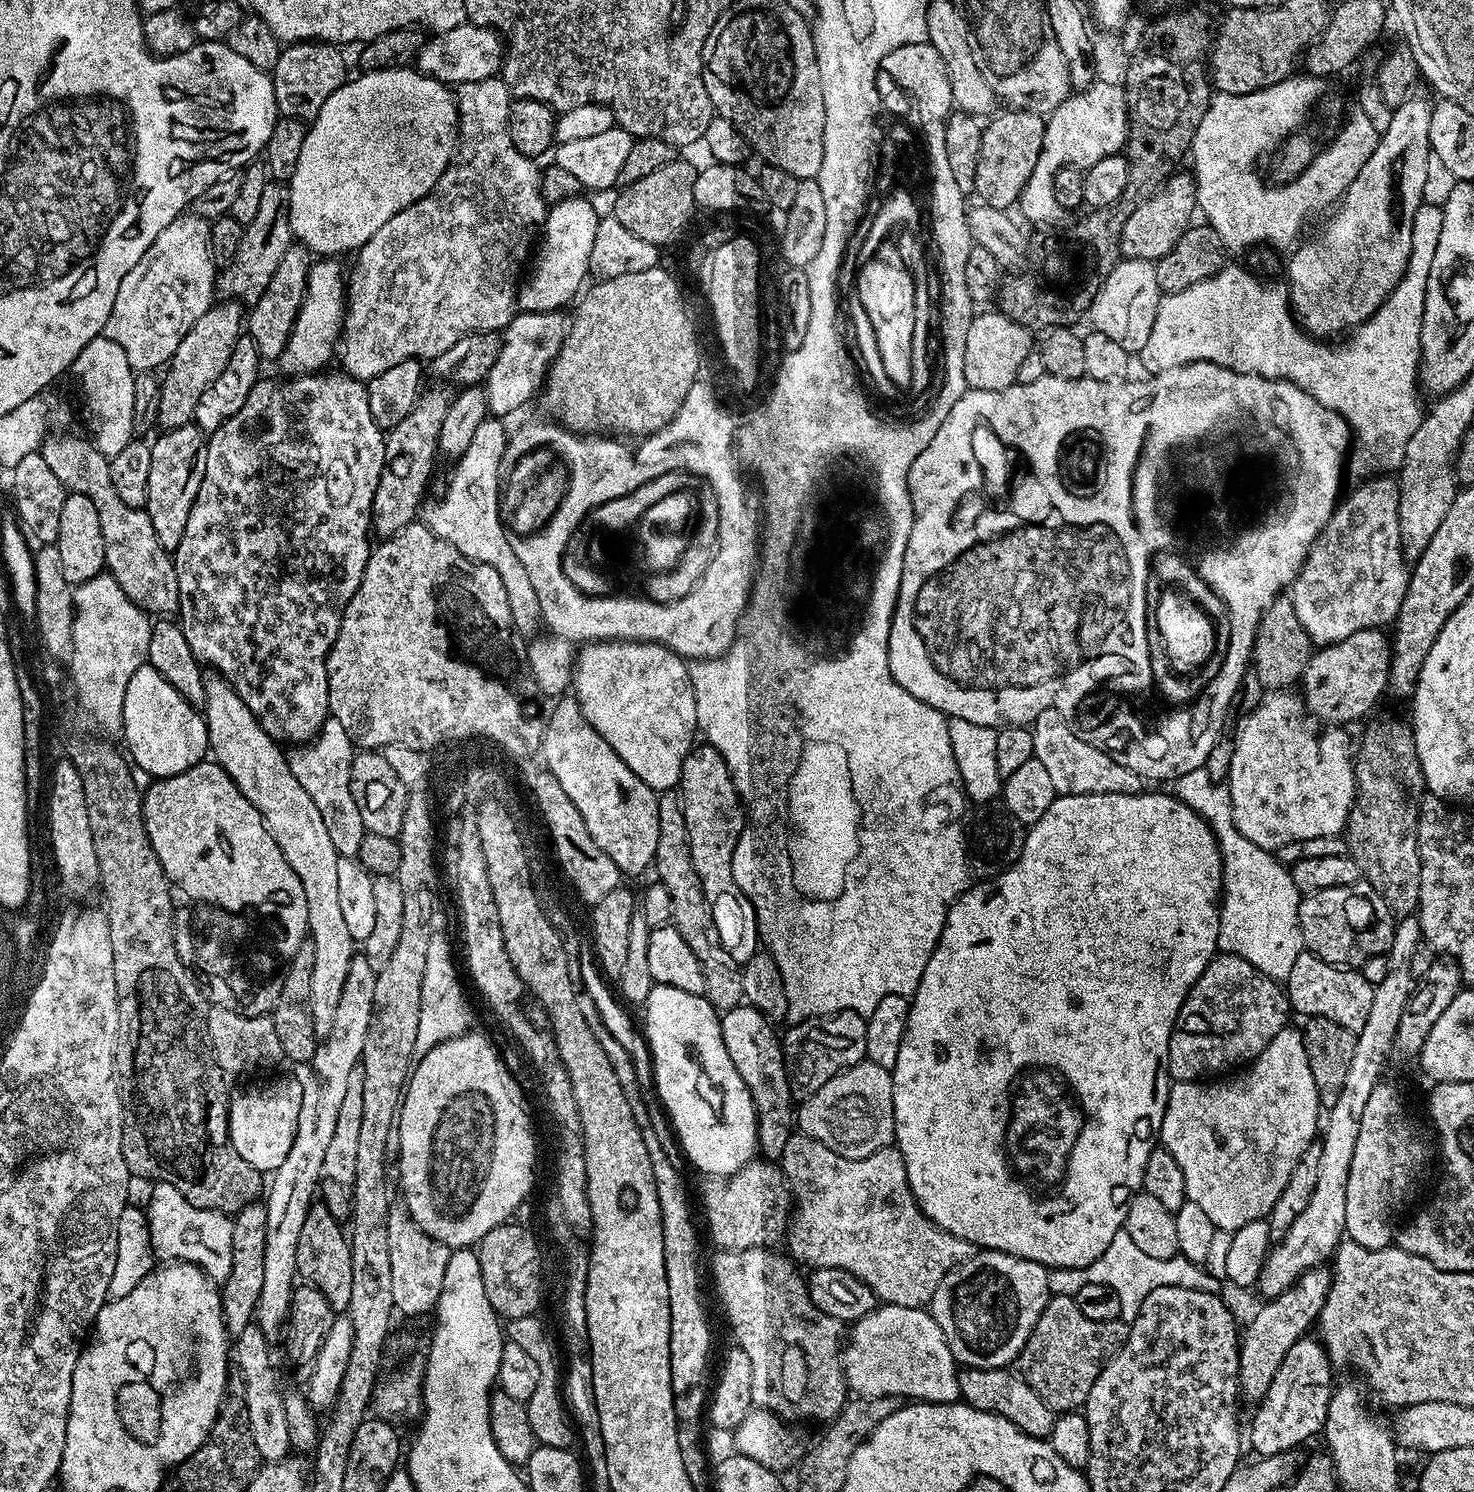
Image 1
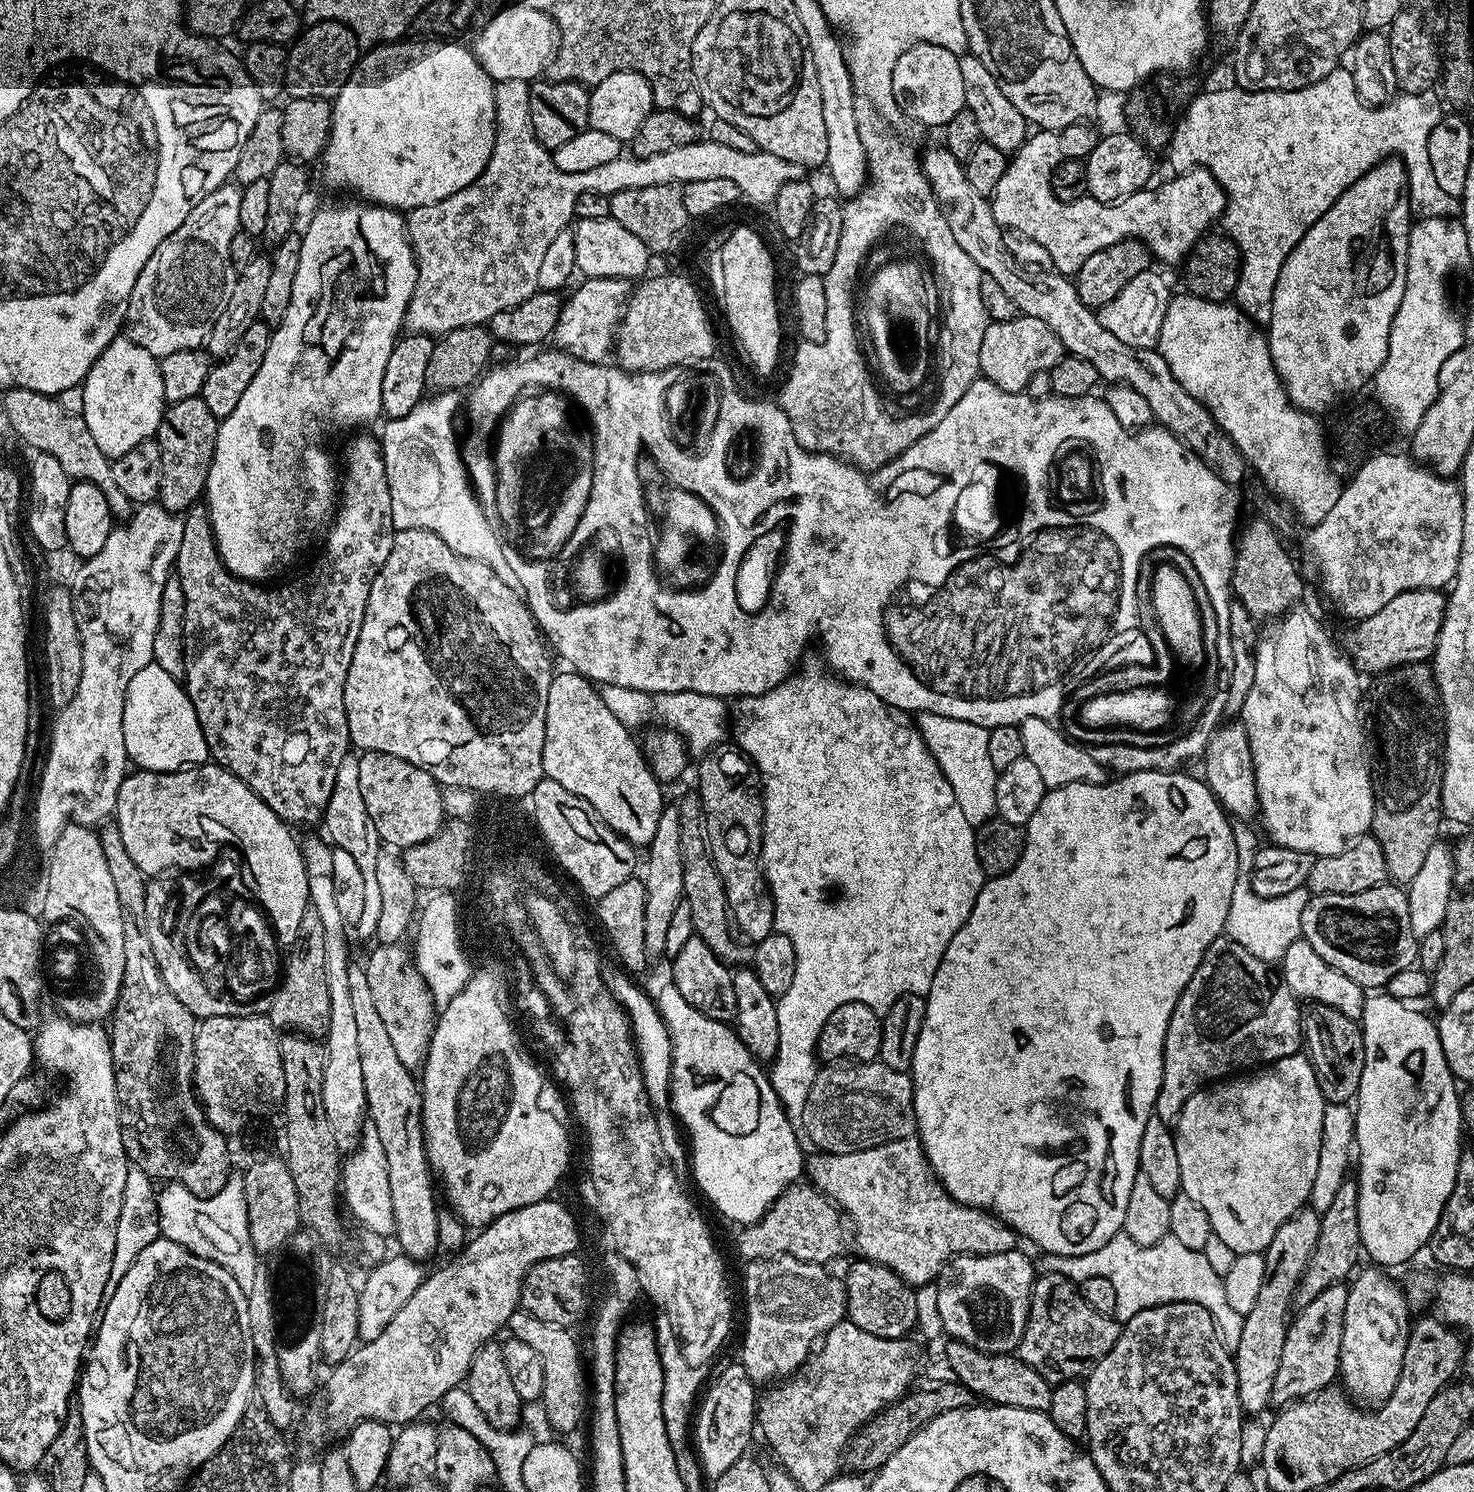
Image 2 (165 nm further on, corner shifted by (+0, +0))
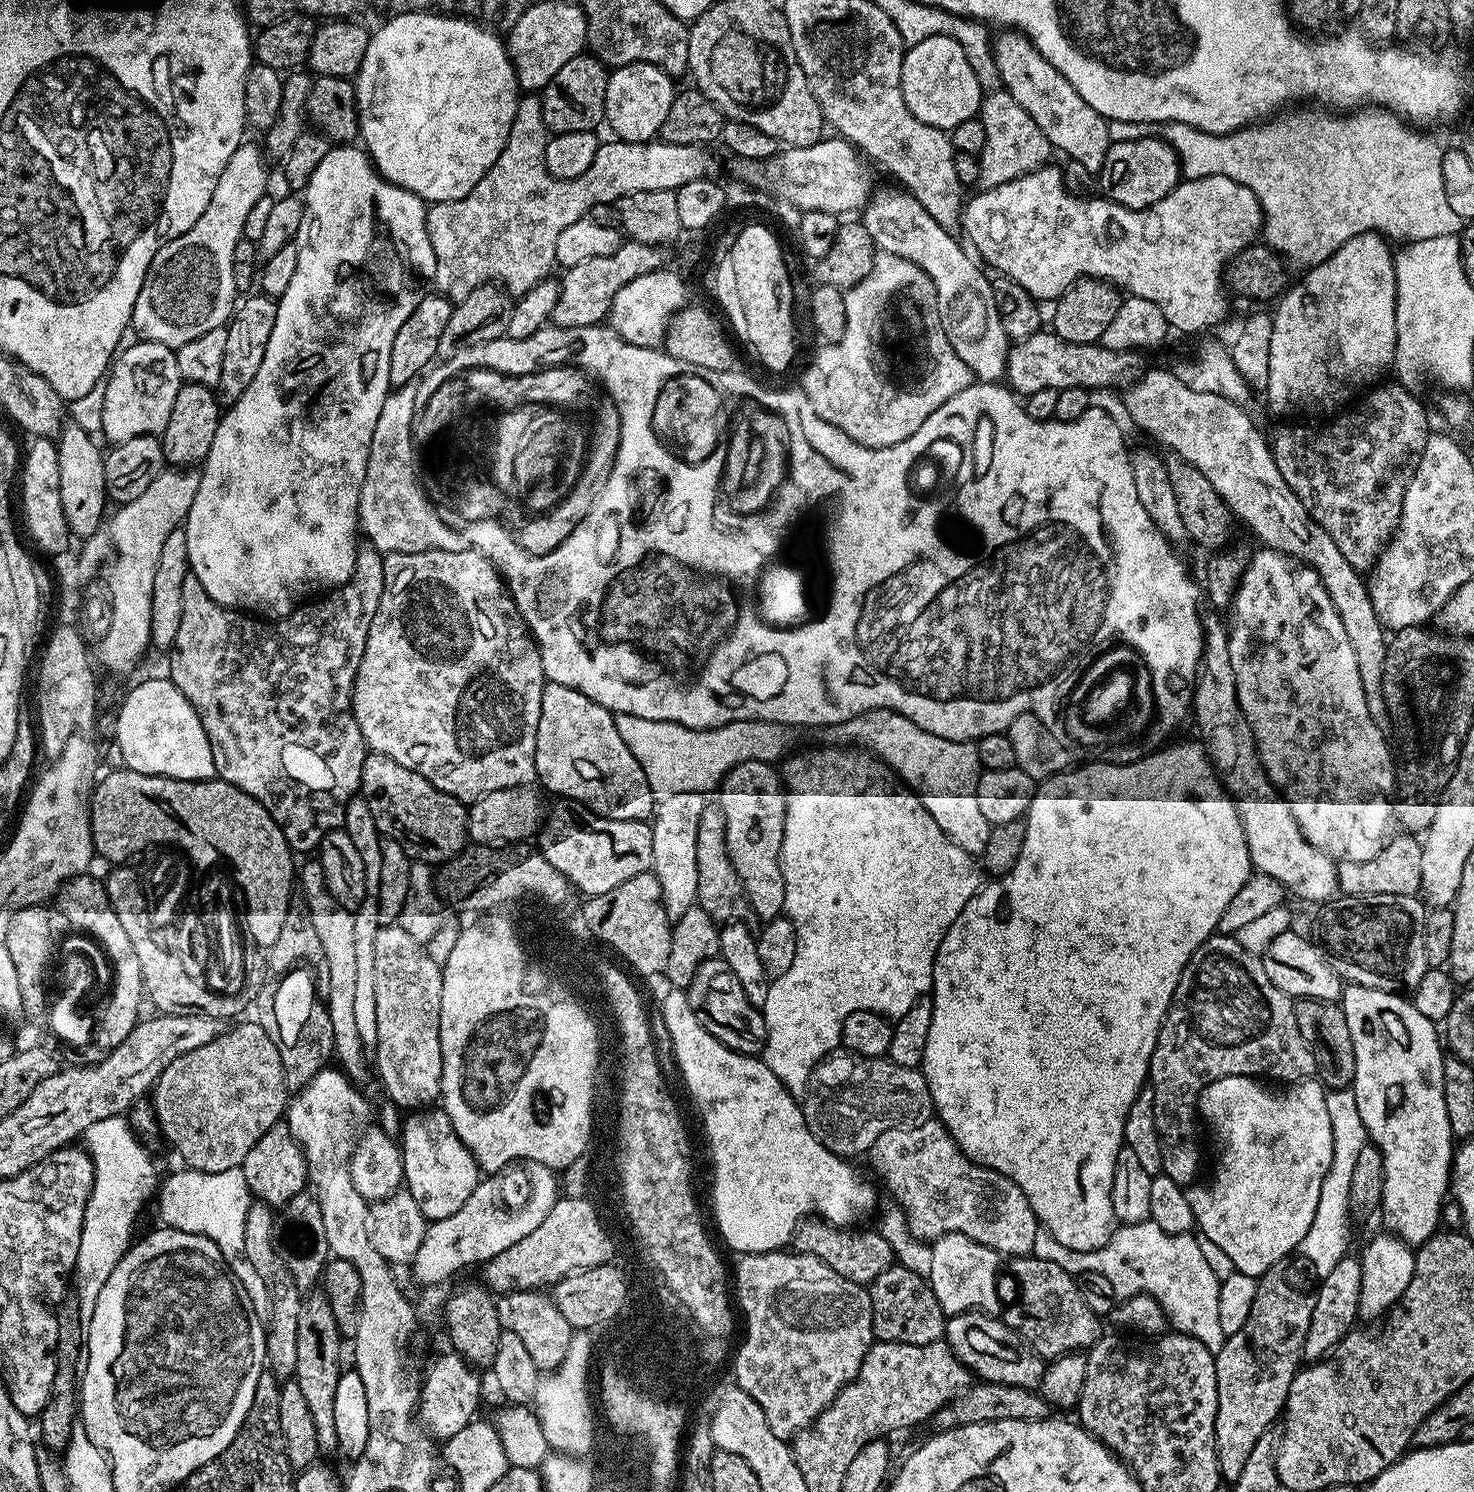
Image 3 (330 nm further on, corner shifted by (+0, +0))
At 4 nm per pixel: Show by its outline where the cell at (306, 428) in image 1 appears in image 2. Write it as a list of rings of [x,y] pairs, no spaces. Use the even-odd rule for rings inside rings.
[[[353,435],[348,445],[344,448],[344,464],[342,460],[342,483],[338,488],[338,507],[335,509],[334,515],[330,520],[330,527],[327,529],[328,537],[324,540],[324,552],[328,555],[328,560],[320,560],[312,568],[312,573],[305,580],[292,580],[289,584],[284,584],[281,588],[272,588],[276,586],[265,586],[260,582],[250,580],[237,580],[230,578],[230,573],[225,568],[224,563],[220,561],[220,552],[216,549],[216,539],[212,536],[212,526],[208,523],[208,509],[203,503],[197,502],[188,509],[183,517],[184,529],[182,530],[182,546],[178,546],[178,554],[176,555],[176,563],[174,565],[174,575],[182,582],[182,594],[186,594],[186,622],[184,623],[184,674],[183,679],[186,681],[186,691],[190,702],[194,706],[194,710],[198,714],[198,722],[202,726],[202,734],[206,738],[206,746],[208,747],[208,755],[220,767],[225,768],[230,774],[234,774],[241,780],[247,788],[254,790],[254,794],[258,794],[258,798],[262,798],[266,802],[266,806],[270,806],[270,810],[274,810],[274,814],[278,814],[284,819],[285,824],[289,826],[297,826],[296,824],[316,824],[319,825],[324,818],[324,807],[330,802],[332,791],[336,785],[338,778],[338,766],[342,766],[342,758],[346,758],[350,754],[350,741],[348,738],[348,723],[346,722],[346,706],[344,705],[344,687],[346,686],[346,674],[348,673],[349,657],[346,655],[346,645],[355,641],[357,634],[362,626],[362,618],[366,610],[366,602],[370,598],[370,586],[374,582],[374,578],[378,574],[378,570],[382,566],[382,562],[386,562],[386,558],[390,558],[390,546],[394,546],[394,529],[392,527],[392,511],[390,510],[390,486],[386,482],[386,466],[384,459],[380,453],[380,442],[375,435],[373,436],[356,436]]]

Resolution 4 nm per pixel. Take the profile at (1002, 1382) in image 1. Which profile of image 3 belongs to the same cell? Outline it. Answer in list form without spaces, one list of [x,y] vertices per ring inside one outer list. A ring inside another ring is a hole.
[[[963,1312],[948,1316],[944,1340],[954,1355],[962,1361],[973,1377],[984,1382],[1002,1382],[1006,1386],[1039,1389],[1046,1364],[1024,1343],[1021,1336],[1003,1319],[986,1312]]]

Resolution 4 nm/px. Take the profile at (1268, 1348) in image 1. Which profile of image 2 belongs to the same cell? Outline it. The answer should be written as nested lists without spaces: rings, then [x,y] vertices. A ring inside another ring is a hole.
[[[1346,1178],[1337,1194],[1334,1194],[1329,1209],[1322,1213],[1317,1245],[1296,1288],[1293,1305],[1297,1309],[1309,1305],[1326,1287],[1343,1283],[1357,1269],[1356,1264],[1363,1253],[1361,1230],[1358,1226],[1358,1192],[1359,1183],[1355,1179]]]

